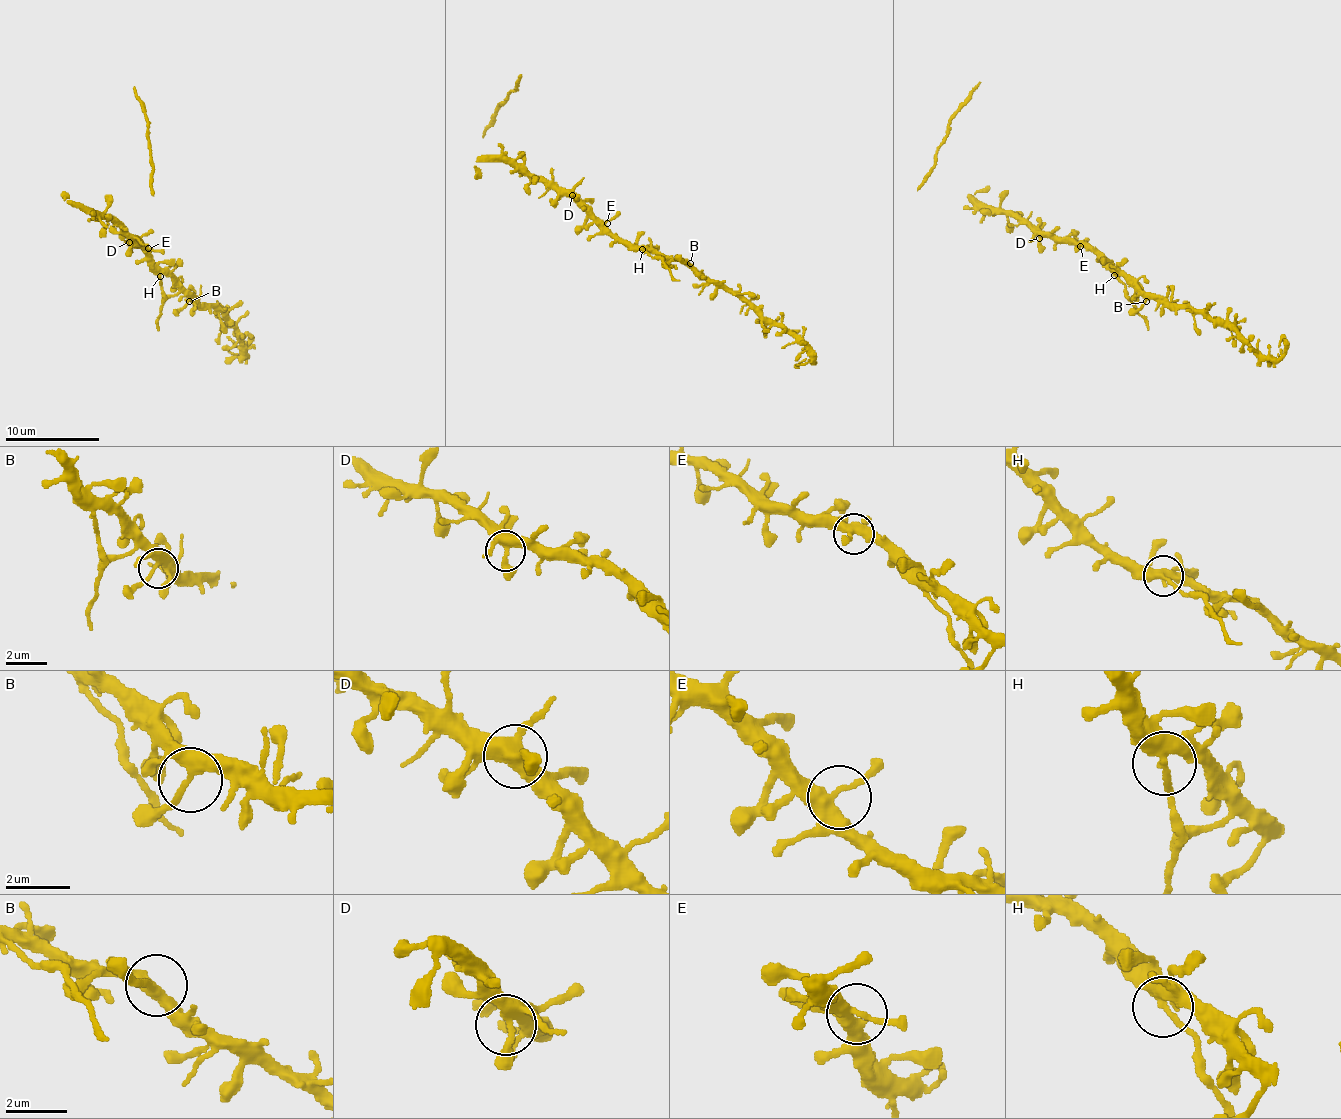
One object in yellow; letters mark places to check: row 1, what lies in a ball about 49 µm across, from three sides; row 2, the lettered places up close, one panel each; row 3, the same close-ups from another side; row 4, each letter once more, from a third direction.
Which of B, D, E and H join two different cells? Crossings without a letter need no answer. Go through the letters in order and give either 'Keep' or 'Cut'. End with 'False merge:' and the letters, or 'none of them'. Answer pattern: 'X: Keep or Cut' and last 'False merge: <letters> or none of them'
B: Keep
D: Keep
E: Keep
H: Cut
False merge: H

